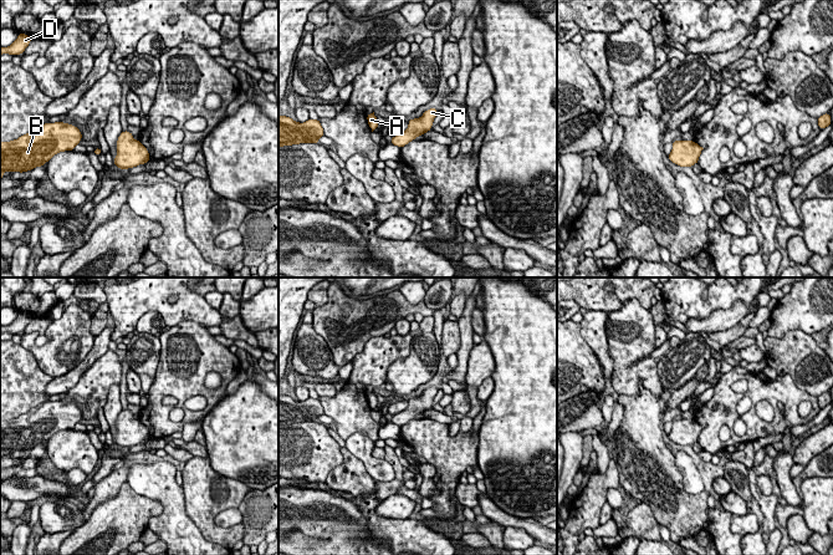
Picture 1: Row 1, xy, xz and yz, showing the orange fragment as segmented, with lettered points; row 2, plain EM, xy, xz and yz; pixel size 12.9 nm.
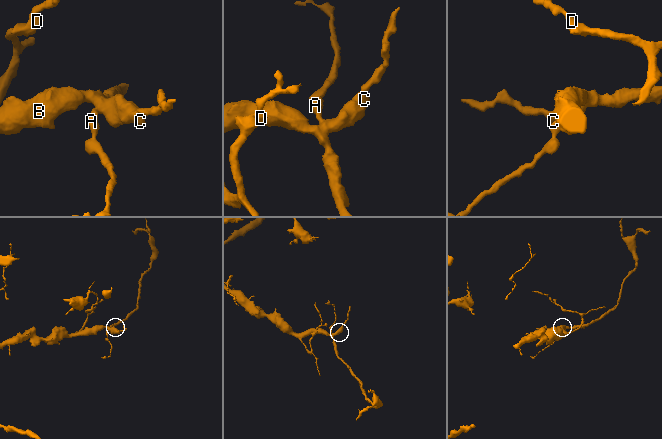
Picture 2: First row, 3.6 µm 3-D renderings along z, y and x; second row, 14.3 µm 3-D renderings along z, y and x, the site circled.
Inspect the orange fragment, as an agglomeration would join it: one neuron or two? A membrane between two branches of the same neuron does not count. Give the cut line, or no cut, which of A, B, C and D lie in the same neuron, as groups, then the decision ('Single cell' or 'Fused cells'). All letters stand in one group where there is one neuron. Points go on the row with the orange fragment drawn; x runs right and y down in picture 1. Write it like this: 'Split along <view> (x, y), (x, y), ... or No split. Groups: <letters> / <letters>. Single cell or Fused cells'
No split. Groups: A B C D. Single cell

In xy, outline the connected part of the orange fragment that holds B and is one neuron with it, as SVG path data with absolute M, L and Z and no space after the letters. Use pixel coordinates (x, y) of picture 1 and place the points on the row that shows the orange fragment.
M48 122L17 139L0 141L0 179L5 170L24 173L42 167L55 154L73 151L81 139L82 133L76 126Z

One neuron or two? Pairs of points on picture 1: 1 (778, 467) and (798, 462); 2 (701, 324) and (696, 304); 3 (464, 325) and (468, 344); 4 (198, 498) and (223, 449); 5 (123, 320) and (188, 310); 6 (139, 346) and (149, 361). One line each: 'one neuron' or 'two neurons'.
1: two neurons
2: two neurons
3: one neuron
4: two neurons
5: one neuron
6: one neuron

